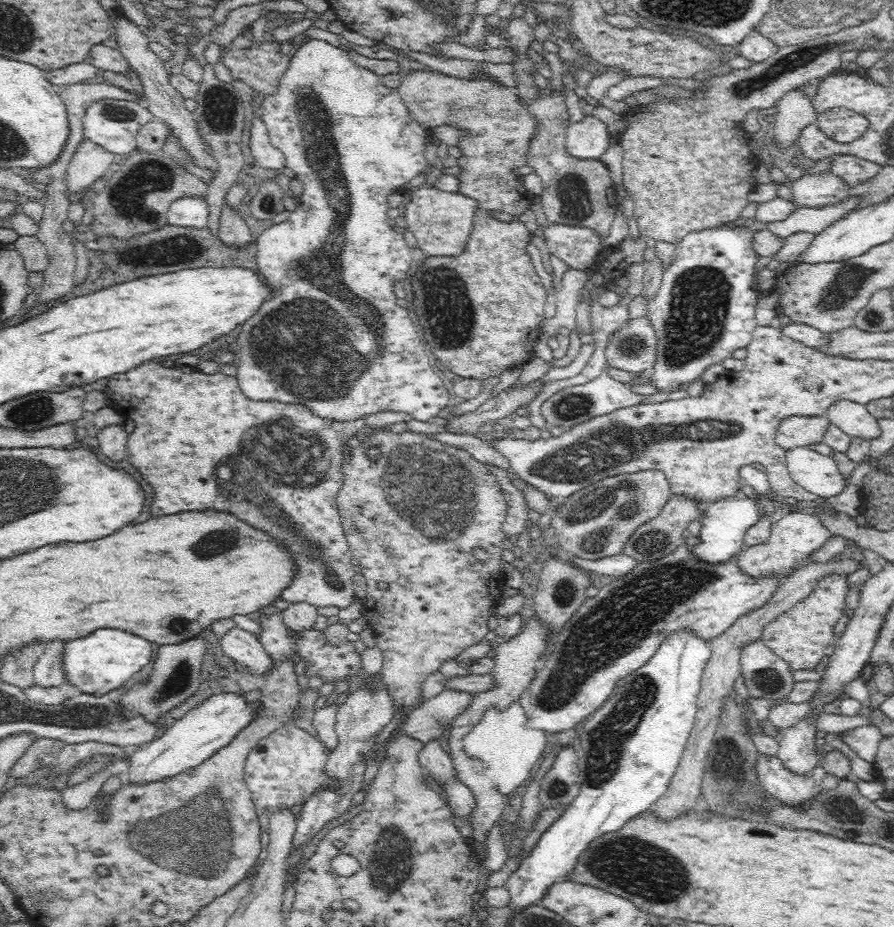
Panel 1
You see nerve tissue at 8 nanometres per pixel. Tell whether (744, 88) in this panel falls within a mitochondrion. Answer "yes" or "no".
yes

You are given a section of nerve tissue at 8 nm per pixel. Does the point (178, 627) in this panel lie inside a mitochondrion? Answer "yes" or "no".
yes

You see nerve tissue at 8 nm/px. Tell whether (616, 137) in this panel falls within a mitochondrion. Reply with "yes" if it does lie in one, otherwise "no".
no

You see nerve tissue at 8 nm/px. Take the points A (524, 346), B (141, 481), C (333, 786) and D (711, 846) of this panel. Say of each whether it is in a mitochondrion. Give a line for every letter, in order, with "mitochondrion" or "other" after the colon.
A: other
B: other
C: other
D: other

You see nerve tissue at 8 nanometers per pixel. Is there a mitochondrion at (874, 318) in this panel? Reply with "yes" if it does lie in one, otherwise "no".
yes

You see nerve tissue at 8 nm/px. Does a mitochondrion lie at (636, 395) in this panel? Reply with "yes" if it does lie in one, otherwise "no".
no

